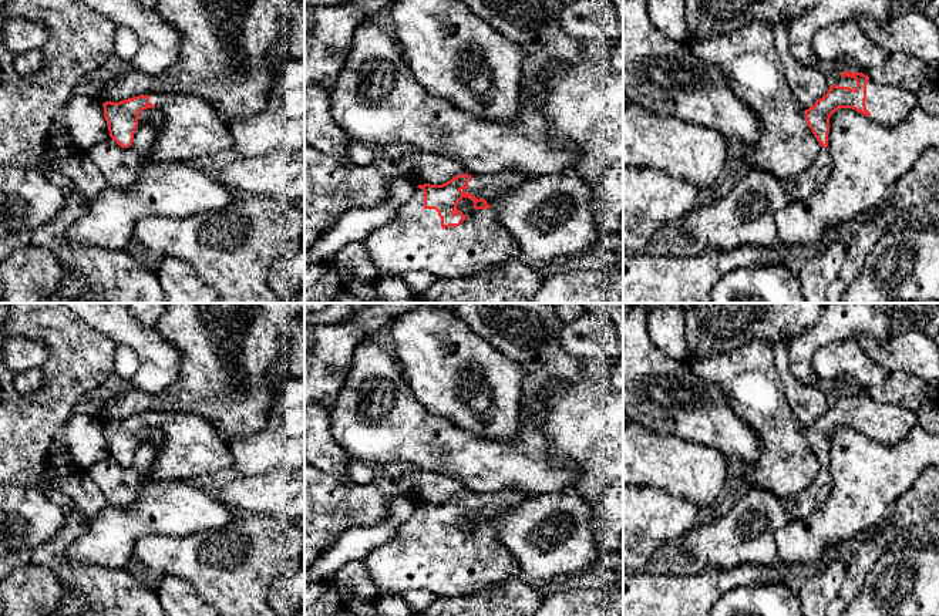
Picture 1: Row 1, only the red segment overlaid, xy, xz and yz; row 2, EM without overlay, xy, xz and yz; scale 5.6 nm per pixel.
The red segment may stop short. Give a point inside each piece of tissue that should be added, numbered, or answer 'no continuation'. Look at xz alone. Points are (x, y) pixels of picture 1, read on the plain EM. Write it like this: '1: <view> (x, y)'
1: xz (413, 558)

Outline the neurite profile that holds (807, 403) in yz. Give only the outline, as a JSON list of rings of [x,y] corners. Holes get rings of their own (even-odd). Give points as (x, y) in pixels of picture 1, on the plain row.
[[[781,337],[774,346],[775,368],[782,383],[785,398],[797,420],[808,428],[829,408],[827,386],[810,386],[792,376],[788,364],[788,337]]]

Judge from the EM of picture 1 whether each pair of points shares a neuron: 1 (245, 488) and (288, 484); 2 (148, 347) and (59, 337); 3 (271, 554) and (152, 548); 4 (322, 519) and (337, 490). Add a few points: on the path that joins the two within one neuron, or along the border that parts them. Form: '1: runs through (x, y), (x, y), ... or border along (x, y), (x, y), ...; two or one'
1: runs through (255, 488), (278, 488); one
2: border along (87, 325), (105, 335), (115, 344); two
3: runs through (241, 568), (228, 574), (182, 556); one
4: runs through (322, 512), (322, 508), (333, 497); one

